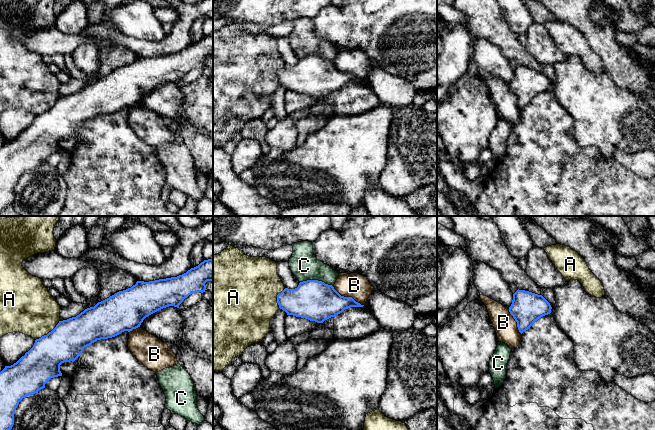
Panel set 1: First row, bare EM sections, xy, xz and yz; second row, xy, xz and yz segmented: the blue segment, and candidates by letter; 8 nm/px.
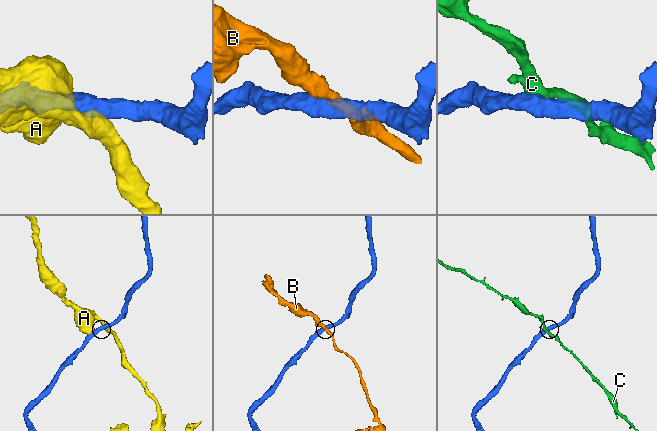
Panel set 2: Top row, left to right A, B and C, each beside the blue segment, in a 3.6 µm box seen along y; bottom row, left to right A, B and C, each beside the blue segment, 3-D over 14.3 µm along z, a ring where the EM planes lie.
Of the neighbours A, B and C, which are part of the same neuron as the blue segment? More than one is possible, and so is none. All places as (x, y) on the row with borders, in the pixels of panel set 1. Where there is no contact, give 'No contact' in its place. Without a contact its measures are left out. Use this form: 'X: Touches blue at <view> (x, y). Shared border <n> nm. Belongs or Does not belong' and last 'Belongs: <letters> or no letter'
A: Touches blue at xy (49, 332). Shared border 260 nm. Does not belong
B: Touches blue at xz (348, 297). Shared border 300 nm. Does not belong
C: Touches blue at xz (316, 280). Shared border 260 nm. Does not belong
Belongs: no letter

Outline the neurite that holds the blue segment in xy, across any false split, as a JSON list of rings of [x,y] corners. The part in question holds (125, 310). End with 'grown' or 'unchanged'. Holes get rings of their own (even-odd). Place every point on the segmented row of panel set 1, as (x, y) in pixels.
[[[213,258],[204,260],[177,277],[149,282],[137,281],[131,288],[115,293],[94,307],[85,309],[76,317],[59,321],[51,332],[36,339],[33,347],[16,363],[5,366],[0,372],[0,430],[12,429],[15,410],[23,398],[45,388],[45,384],[51,378],[62,376],[62,363],[74,362],[85,347],[97,340],[112,338],[124,331],[130,332],[140,327],[146,317],[163,308],[179,308],[189,295],[207,290],[207,281],[213,281]]] | unchanged

